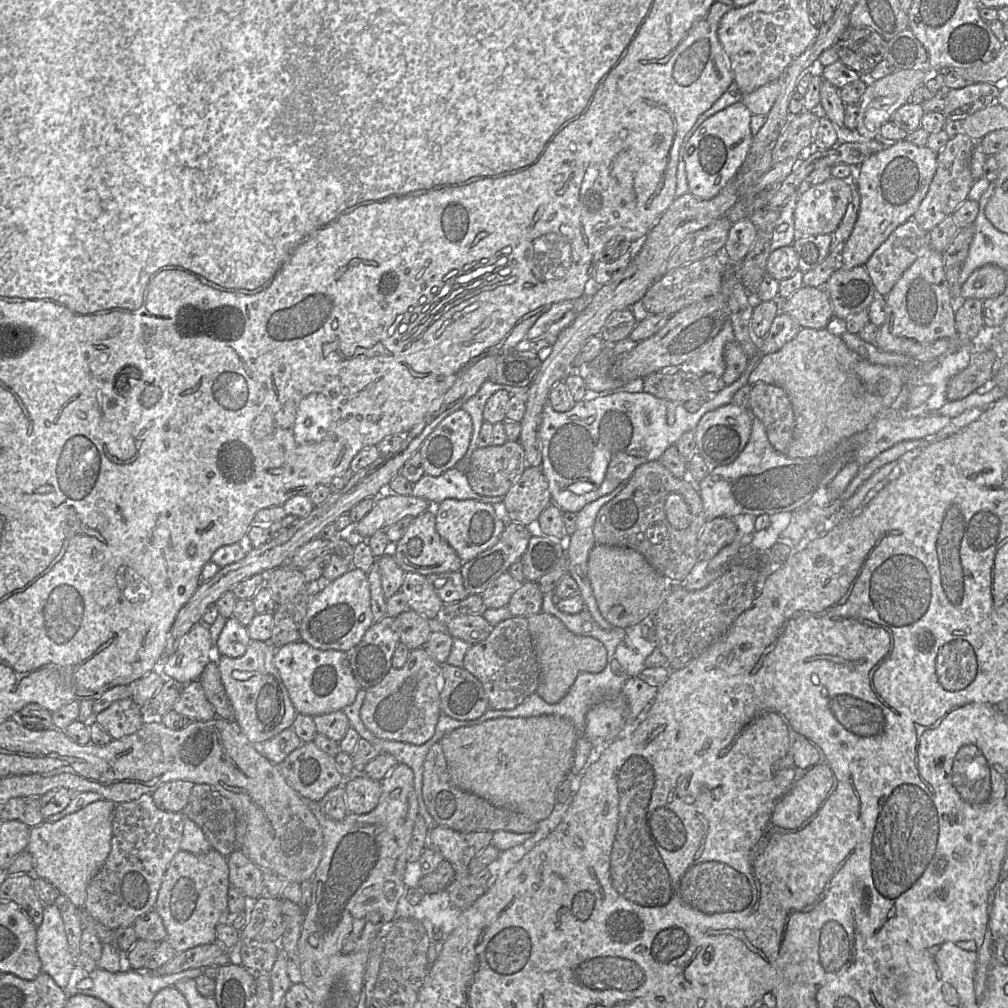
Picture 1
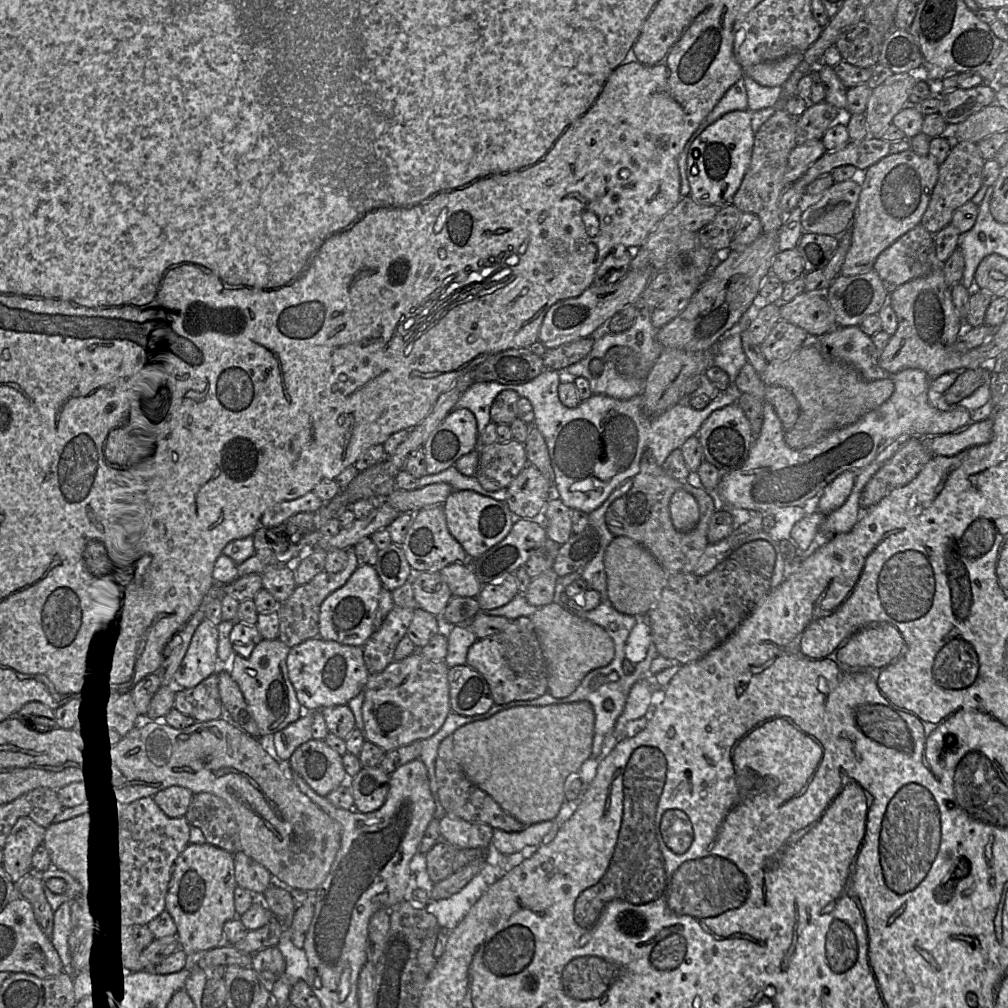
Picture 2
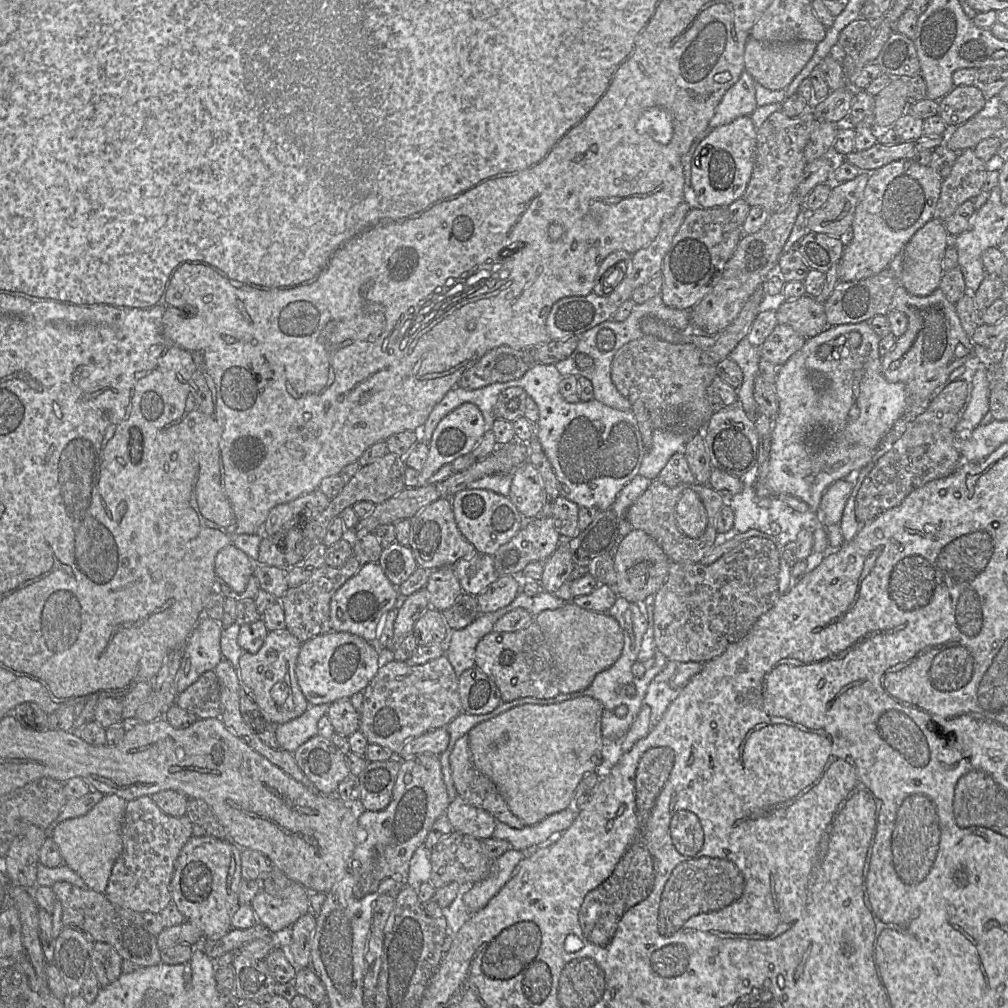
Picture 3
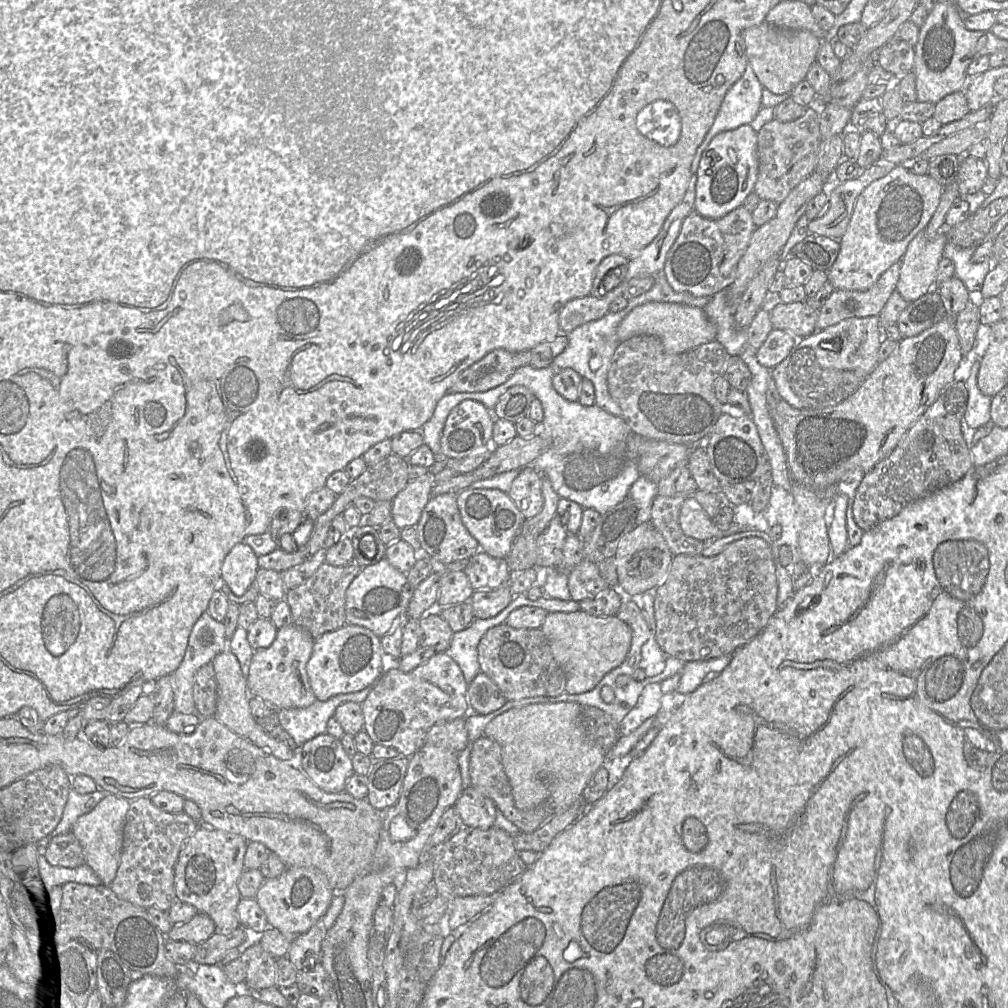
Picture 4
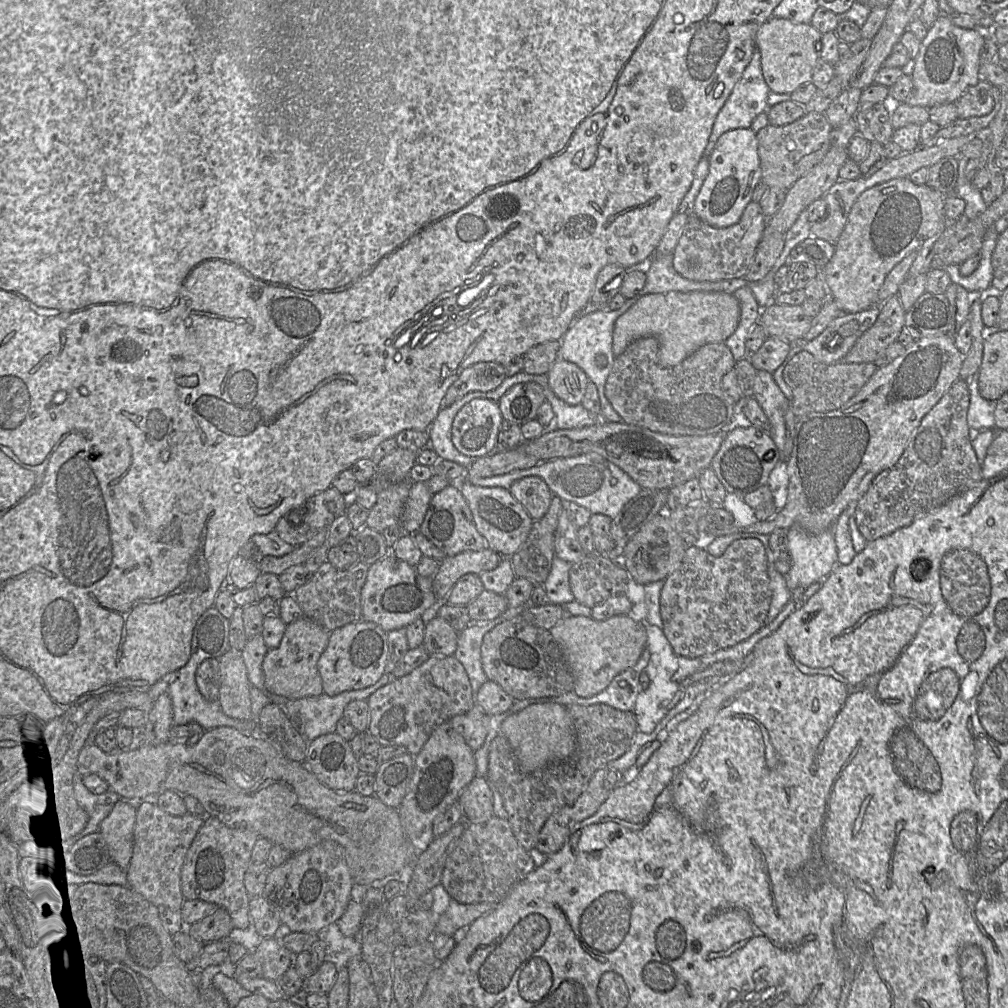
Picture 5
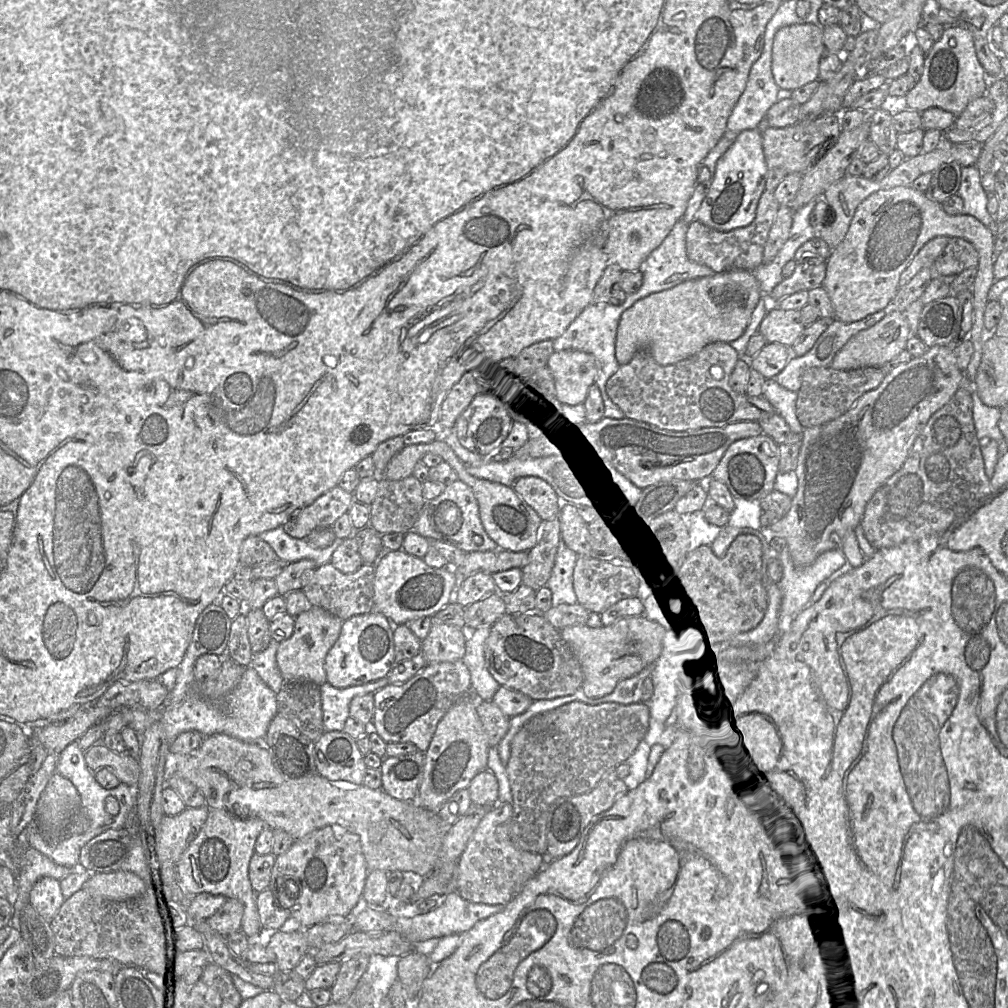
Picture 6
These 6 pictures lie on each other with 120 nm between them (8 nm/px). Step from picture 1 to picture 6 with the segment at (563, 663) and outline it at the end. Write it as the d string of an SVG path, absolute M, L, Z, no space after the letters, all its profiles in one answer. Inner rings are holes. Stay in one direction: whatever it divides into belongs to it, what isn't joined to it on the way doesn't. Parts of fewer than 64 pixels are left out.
M644 615L624 617L615 623L598 628L572 625L560 630L578 658L584 679L581 685L585 695L598 698L610 694L616 685L655 663L662 652L665 628Z

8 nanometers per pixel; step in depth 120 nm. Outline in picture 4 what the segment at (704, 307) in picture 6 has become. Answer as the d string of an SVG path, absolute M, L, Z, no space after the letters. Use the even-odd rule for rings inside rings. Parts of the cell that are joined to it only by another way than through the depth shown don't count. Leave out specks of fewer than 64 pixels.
M647 302L635 307L618 325L617 337L624 342L637 335L659 338L668 354L680 354L716 339L717 330L702 308L671 302Z

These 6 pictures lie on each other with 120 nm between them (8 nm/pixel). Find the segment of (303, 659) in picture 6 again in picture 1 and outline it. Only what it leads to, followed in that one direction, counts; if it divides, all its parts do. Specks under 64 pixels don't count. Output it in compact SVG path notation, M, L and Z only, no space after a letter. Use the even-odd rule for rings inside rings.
M251 640L246 652L239 657L220 655L217 661L221 682L233 708L233 720L251 743L262 743L271 739L282 730L292 727L297 714L287 689L274 665L276 647L265 641Z

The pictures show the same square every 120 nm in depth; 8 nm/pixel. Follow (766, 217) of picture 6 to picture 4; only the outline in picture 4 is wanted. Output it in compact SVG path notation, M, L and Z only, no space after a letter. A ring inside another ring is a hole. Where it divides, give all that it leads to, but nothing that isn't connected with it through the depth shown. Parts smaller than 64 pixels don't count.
M743 206L719 219L708 219L692 210L682 222L679 235L666 256L662 273L676 292L689 293L694 297L712 296L733 282L738 263L756 228L752 213Z

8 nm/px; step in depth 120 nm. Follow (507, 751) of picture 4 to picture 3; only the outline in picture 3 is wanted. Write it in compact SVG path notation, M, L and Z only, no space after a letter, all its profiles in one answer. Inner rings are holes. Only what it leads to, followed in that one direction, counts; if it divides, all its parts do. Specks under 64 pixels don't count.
M589 696L550 705L523 704L474 726L468 733L469 747L477 769L497 786L511 812L525 826L572 806L574 792L584 775L602 763L601 703Z

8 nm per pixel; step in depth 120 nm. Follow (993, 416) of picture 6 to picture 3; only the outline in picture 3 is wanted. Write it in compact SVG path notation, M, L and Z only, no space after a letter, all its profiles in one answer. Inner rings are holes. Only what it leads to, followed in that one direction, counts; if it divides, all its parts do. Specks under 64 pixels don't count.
M979 363L972 382L968 384L968 401L956 425L956 433L961 430L973 430L979 426L981 419L990 410L990 389L985 380L986 367Z

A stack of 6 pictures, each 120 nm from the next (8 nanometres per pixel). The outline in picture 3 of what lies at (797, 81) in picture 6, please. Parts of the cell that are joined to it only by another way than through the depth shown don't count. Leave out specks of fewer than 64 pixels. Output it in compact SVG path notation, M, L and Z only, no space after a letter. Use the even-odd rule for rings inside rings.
M749 37L744 52L744 69L765 88L785 89L813 56L817 43L809 40L795 40L786 43L769 44Z

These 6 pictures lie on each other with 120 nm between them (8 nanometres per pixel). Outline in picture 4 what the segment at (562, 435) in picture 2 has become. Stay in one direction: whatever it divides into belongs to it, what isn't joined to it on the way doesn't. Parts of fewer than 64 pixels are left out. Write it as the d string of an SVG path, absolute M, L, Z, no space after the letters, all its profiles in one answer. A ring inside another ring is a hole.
M525 365L517 368L505 382L506 387L496 401L515 385L525 386L535 395L544 412L537 434L547 442L547 449L535 460L533 468L550 480L560 498L604 514L628 497L631 486L641 476L627 445L633 431L623 417L614 416L597 404L584 406L562 397L552 383L555 373L552 366L536 369Z

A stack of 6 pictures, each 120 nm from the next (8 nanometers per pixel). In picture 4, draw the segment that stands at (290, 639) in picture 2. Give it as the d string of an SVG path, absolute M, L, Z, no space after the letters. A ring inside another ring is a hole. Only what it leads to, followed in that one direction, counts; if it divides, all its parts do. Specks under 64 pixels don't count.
M354 558L344 566L324 562L305 583L288 589L284 599L290 607L292 624L306 630L314 639L345 626L346 590L362 568Z

